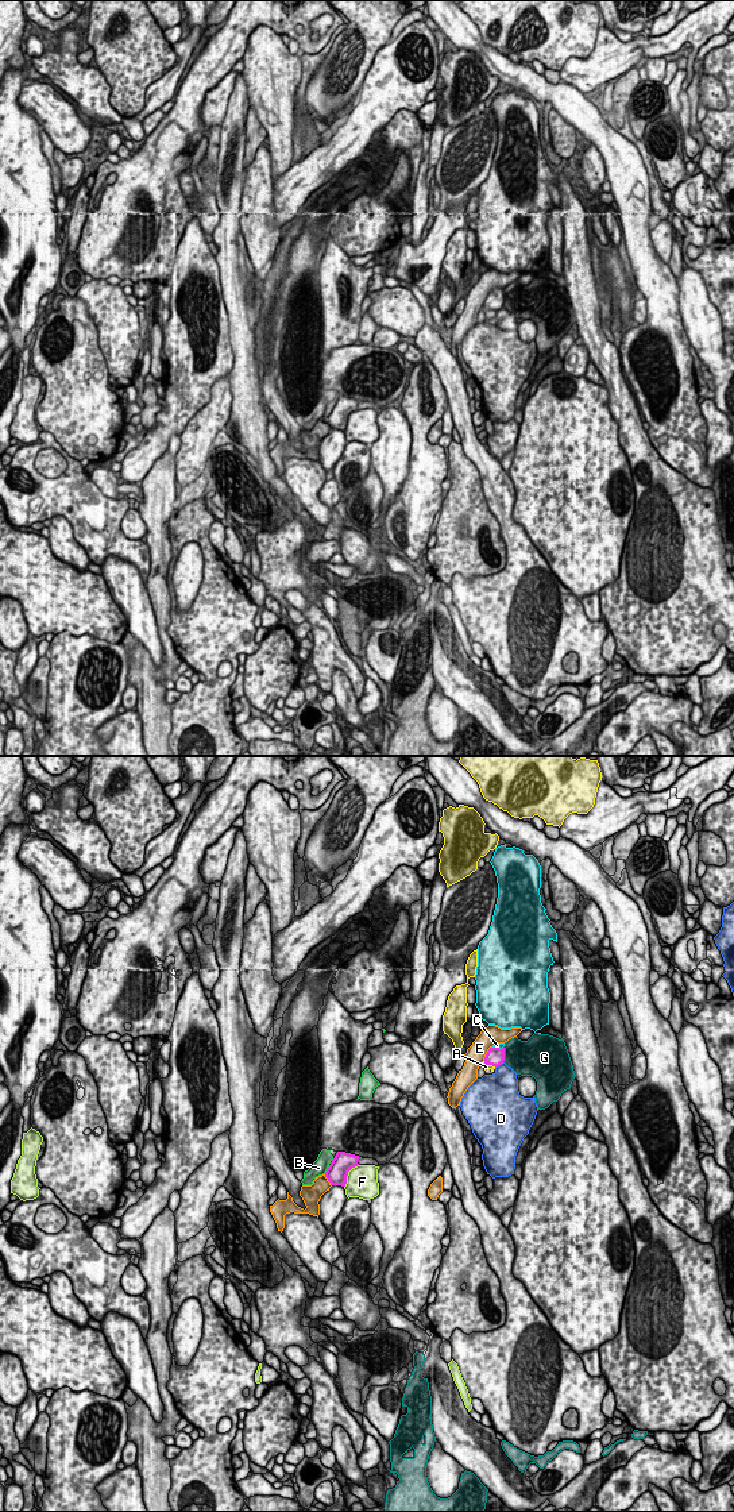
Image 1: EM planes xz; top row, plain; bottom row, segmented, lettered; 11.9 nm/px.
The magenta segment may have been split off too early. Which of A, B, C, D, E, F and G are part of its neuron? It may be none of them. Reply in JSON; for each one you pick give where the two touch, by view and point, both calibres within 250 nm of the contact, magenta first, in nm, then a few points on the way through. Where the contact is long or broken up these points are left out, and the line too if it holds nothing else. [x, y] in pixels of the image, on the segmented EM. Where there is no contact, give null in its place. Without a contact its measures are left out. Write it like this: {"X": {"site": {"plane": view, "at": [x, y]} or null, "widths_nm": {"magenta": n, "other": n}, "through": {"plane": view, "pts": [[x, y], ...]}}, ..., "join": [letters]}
{"C": {"site": {"plane": "xz", "at": [498, 1048]}, "widths_nm": {"magenta": 220, "other": 60}}, "join": ["C"]}

